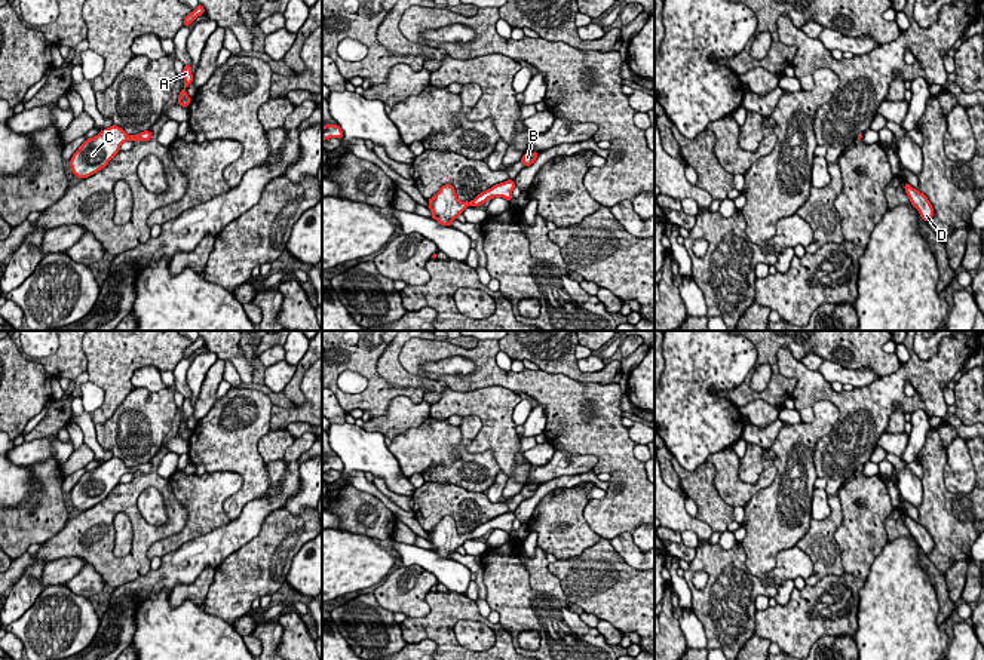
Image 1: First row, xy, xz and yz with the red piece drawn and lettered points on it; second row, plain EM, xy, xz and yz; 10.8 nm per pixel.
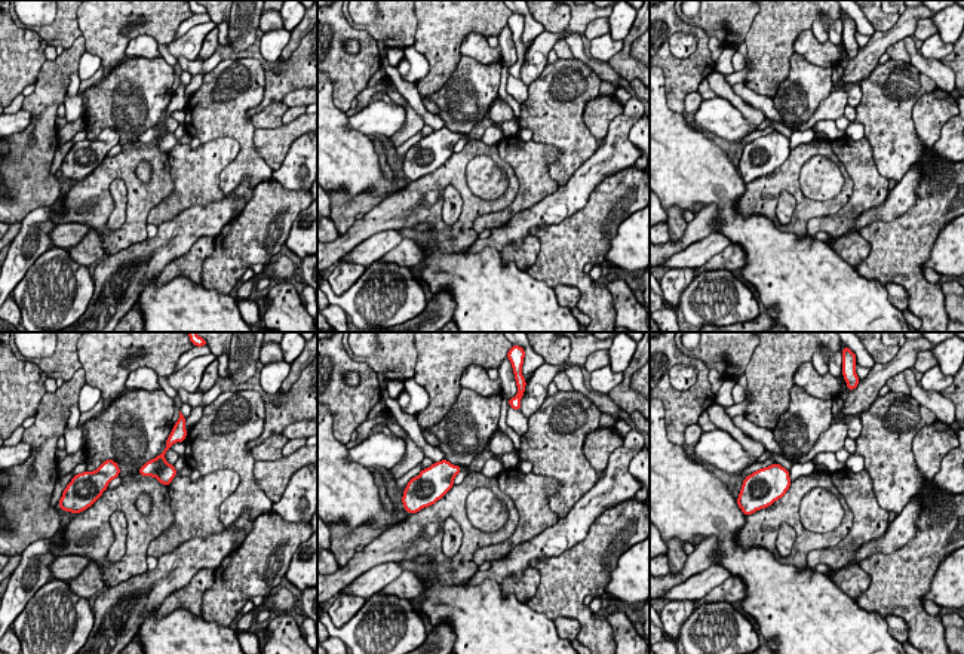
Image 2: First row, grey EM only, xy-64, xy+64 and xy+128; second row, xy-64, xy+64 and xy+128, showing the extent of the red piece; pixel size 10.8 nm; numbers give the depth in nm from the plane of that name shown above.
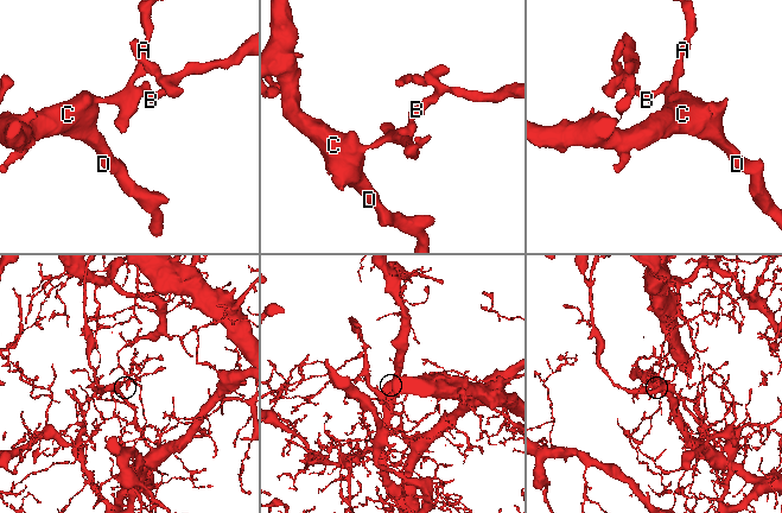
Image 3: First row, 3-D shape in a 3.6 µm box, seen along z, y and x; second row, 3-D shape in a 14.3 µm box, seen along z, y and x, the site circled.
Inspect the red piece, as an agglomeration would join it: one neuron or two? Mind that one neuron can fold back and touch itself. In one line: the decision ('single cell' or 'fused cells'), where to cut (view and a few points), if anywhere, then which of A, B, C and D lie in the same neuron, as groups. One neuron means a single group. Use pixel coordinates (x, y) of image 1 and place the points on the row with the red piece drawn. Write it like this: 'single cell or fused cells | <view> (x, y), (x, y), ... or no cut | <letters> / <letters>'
single cell | no cut | A B C D

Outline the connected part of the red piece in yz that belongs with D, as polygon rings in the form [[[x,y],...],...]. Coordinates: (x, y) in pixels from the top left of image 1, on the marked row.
[[[905,182],[904,190],[910,199],[910,203],[919,211],[923,221],[931,221],[934,217],[934,208],[928,197],[919,190],[913,188],[908,182]]]

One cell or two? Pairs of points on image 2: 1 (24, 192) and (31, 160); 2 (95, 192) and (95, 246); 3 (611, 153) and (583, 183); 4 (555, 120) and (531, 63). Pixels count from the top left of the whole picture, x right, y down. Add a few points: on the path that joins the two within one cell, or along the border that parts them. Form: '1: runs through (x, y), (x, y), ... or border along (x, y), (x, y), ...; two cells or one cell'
1: runs through (27, 184), (27, 168); one cell
2: border along (91, 229), (100, 233), (106, 254); two cells
3: runs through (604, 160), (589, 175); one cell
4: border along (547, 64), (528, 86); two cells

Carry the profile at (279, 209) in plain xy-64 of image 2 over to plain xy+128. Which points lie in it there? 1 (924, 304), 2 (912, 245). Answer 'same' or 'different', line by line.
1: same
2: same

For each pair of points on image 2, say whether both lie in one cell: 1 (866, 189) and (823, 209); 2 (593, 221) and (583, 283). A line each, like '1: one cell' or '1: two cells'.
1: two cells
2: one cell

